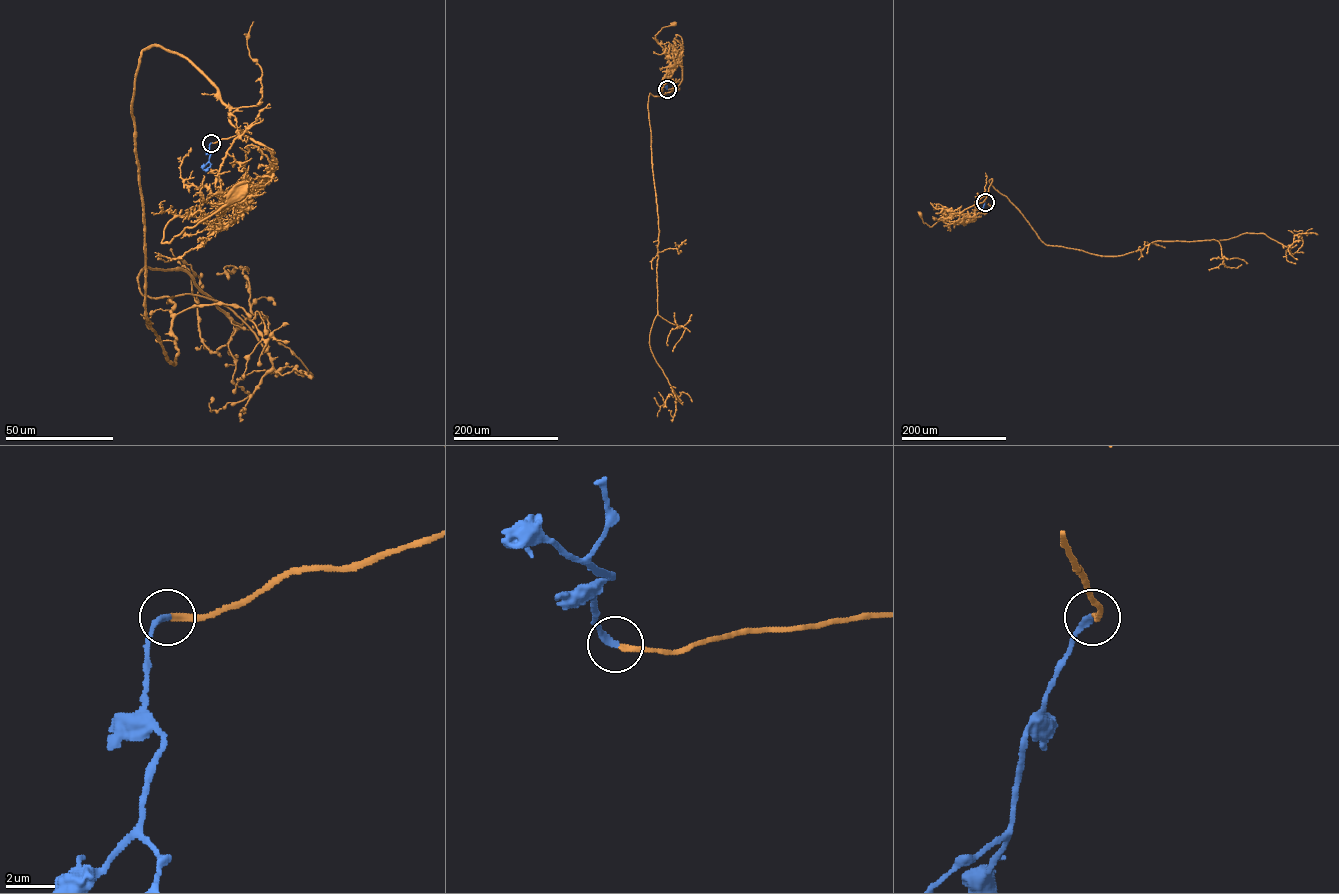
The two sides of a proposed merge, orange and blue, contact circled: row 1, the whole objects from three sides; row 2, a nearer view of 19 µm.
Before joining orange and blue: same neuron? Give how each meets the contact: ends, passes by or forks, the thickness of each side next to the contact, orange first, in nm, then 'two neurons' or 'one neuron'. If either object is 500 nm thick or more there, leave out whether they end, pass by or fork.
orange ends; blue ends; calibres 240 and 240 nm; one neuron

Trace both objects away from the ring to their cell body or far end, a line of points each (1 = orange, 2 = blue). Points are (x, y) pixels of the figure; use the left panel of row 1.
1: (211, 143), (248, 136), (272, 152), (271, 177), (176, 215), (162, 242), (241, 189)
2: (211, 143), (210, 165), (203, 169)

